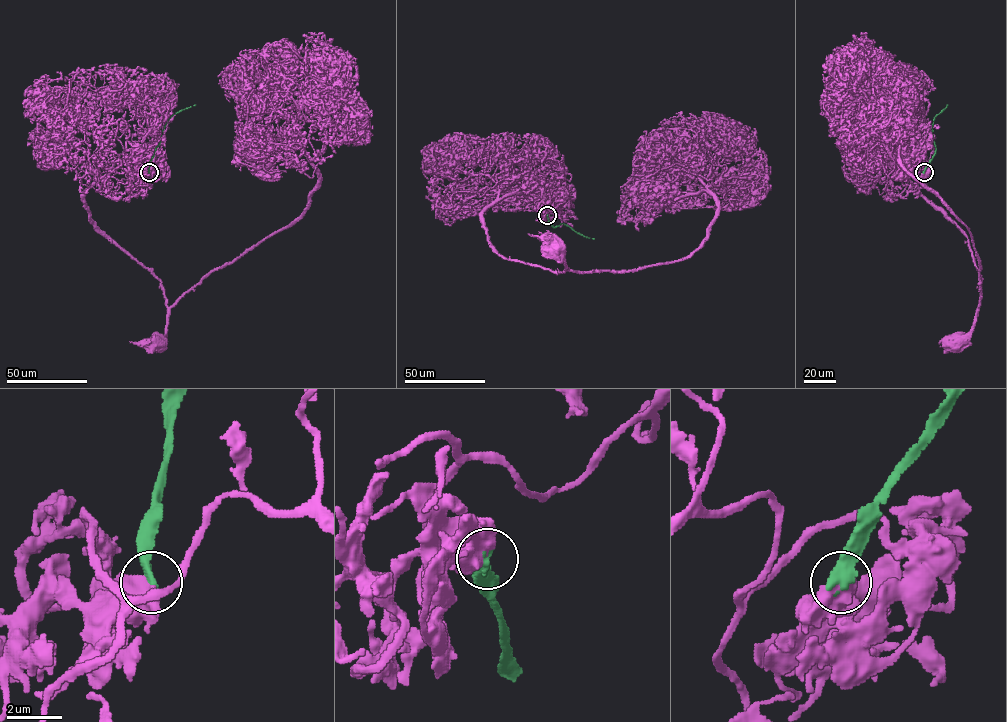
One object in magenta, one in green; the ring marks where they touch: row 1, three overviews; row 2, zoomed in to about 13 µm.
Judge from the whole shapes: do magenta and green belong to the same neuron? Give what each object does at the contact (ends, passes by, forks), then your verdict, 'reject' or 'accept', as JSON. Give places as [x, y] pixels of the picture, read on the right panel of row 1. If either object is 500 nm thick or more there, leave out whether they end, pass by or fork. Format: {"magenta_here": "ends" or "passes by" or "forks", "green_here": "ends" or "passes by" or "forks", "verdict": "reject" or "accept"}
{"verdict": "reject"}

